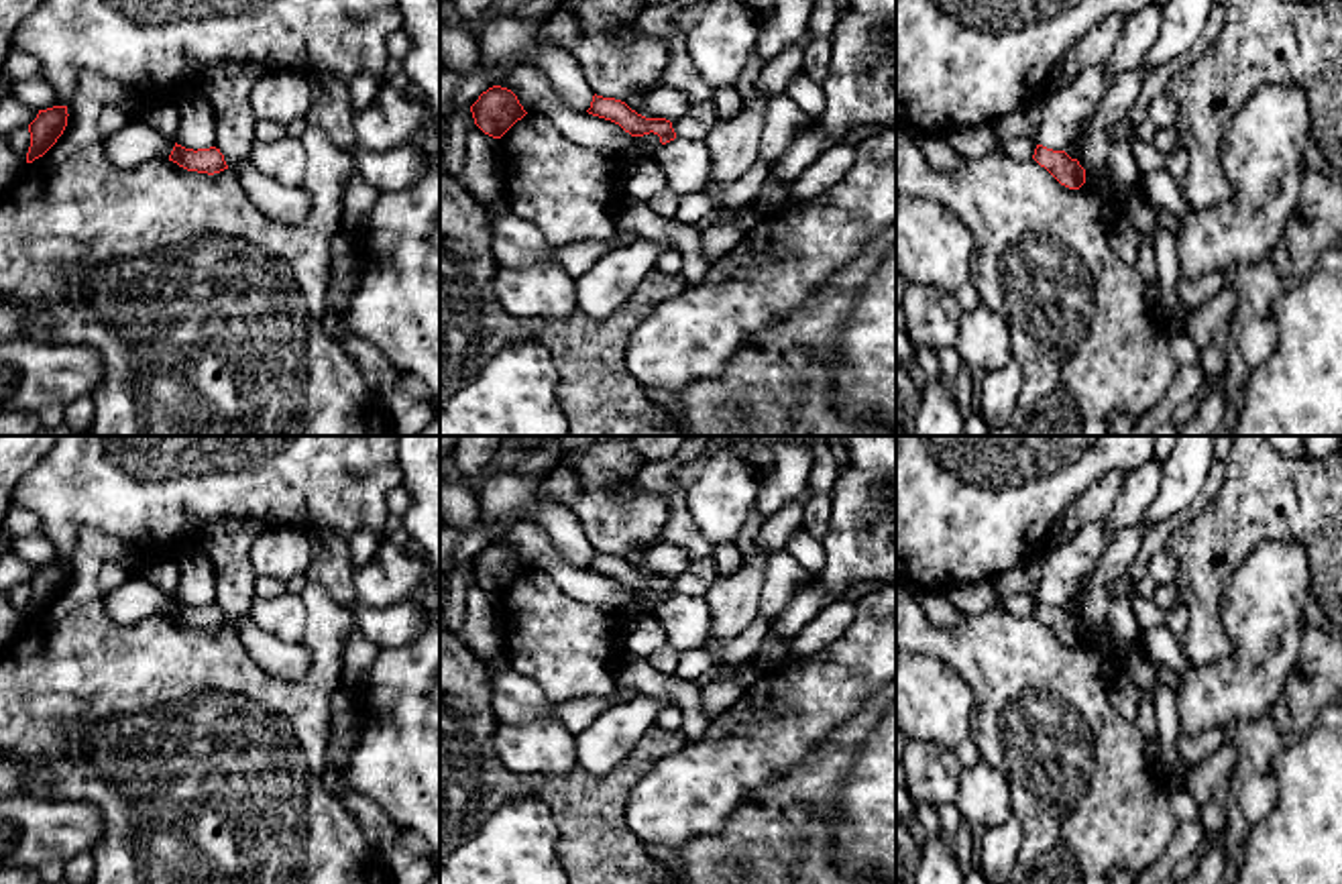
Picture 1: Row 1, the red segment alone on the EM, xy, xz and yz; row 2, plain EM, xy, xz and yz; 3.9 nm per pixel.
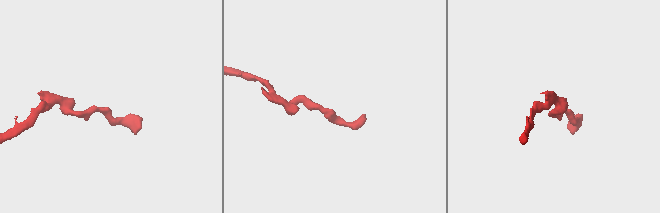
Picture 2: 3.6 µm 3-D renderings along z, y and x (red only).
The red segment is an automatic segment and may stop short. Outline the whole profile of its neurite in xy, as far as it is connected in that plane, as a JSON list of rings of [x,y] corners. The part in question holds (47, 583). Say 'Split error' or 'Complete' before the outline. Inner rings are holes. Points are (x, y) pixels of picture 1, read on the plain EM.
Complete. [[[67,562],[39,566],[37,574],[29,581],[31,603],[26,619],[43,613],[57,599],[67,583],[67,572]]]

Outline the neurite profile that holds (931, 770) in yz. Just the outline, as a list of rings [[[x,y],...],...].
[[[906,739],[902,756],[910,796],[933,807],[955,803],[963,770],[955,750],[927,739]]]

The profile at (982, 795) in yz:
[[[977,762],[963,768],[957,784],[955,807],[975,837],[1012,819],[1006,778],[1000,770]]]

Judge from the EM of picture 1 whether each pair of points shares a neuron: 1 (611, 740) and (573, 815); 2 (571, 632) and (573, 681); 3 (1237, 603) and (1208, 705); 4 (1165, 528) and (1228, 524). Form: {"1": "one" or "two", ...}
{"1": "two", "2": "one", "3": "one", "4": "two"}

